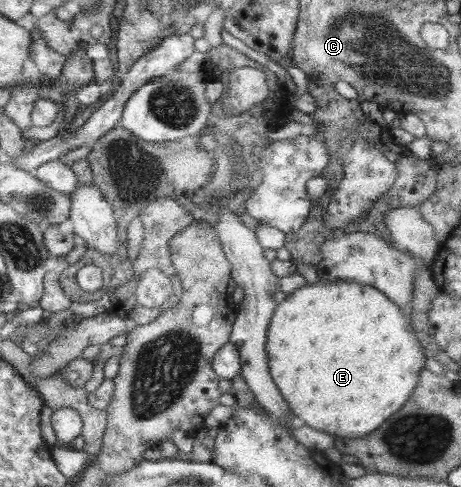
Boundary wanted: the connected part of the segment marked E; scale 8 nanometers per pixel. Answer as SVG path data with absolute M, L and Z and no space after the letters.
M325 279L312 285L308 284L288 295L283 302L279 303L269 325L267 352L273 380L296 417L316 430L331 434L340 442L343 441L343 438L347 440L349 438L363 438L363 436L371 434L371 430L377 430L385 420L393 418L393 414L397 410L401 410L409 402L409 398L412 398L413 392L421 380L421 370L427 366L427 357L423 345L417 337L416 330L413 329L411 321L405 318L402 308L396 302L393 302L378 288L359 283L347 284L347 281L339 280L327 281Z

